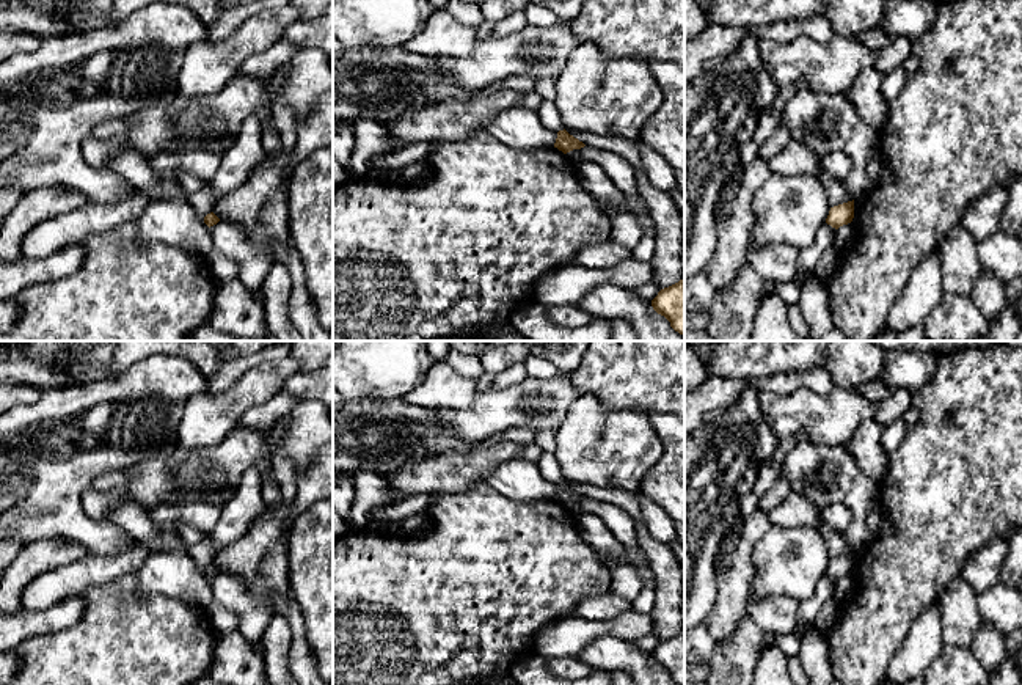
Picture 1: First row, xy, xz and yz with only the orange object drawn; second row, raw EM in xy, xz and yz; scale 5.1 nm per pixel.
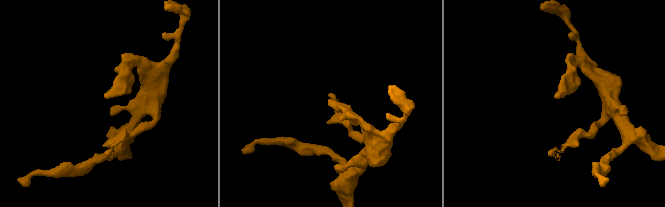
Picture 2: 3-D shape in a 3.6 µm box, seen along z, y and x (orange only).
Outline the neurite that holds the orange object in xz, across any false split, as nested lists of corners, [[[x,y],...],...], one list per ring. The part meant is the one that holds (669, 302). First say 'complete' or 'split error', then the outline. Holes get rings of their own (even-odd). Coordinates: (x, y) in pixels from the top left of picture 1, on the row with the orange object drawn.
complete; [[[684,278],[661,289],[652,300],[652,306],[670,322],[675,332],[684,336]]]

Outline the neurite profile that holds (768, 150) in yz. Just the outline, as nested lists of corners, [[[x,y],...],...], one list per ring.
[[[780,127],[779,132],[768,141],[760,145],[758,157],[769,160],[779,154],[790,141],[790,135]]]

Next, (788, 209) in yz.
[[[772,173],[754,198],[755,223],[749,245],[761,248],[771,244],[793,245],[799,251],[808,247],[826,223],[830,206],[821,181],[813,174],[782,176]]]

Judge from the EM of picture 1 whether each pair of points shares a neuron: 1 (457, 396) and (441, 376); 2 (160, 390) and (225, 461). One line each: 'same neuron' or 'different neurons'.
1: same neuron
2: different neurons

